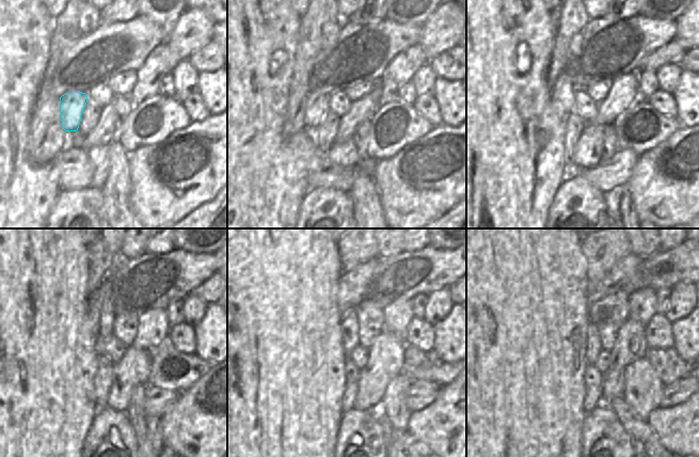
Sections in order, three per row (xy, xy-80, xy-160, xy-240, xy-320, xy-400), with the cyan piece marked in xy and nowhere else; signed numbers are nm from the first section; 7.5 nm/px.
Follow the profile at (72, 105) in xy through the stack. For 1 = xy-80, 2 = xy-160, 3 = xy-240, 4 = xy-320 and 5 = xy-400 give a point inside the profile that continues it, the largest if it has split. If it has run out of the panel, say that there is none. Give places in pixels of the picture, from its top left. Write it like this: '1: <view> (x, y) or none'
1: xy-80 (317, 106)
2: xy-160 (562, 92)
3: xy-240 (95, 301)
4: xy-320 (354, 282)
5: xy-400 (622, 272)

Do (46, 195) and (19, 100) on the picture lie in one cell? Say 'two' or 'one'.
one

